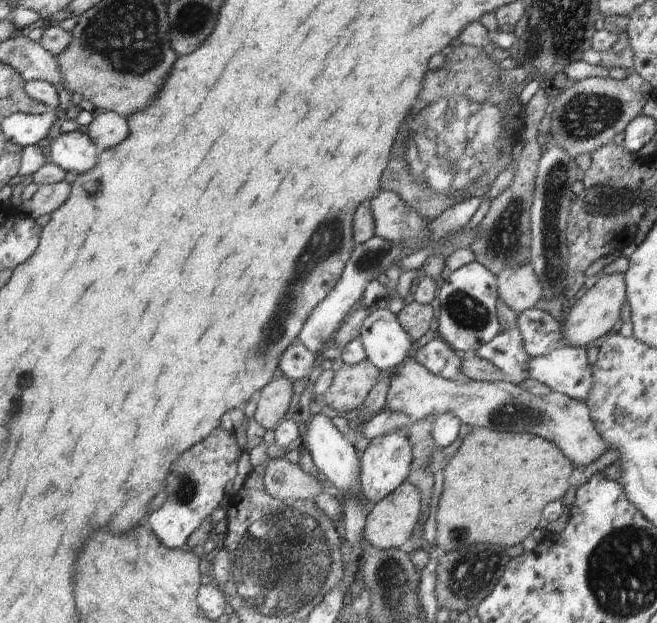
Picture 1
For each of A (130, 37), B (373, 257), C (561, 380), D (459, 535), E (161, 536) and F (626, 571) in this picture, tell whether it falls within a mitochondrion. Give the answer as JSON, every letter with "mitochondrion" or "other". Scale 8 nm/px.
{"A":"mitochondrion","B":"mitochondrion","C":"other","D":"mitochondrion","E":"other","F":"mitochondrion"}

